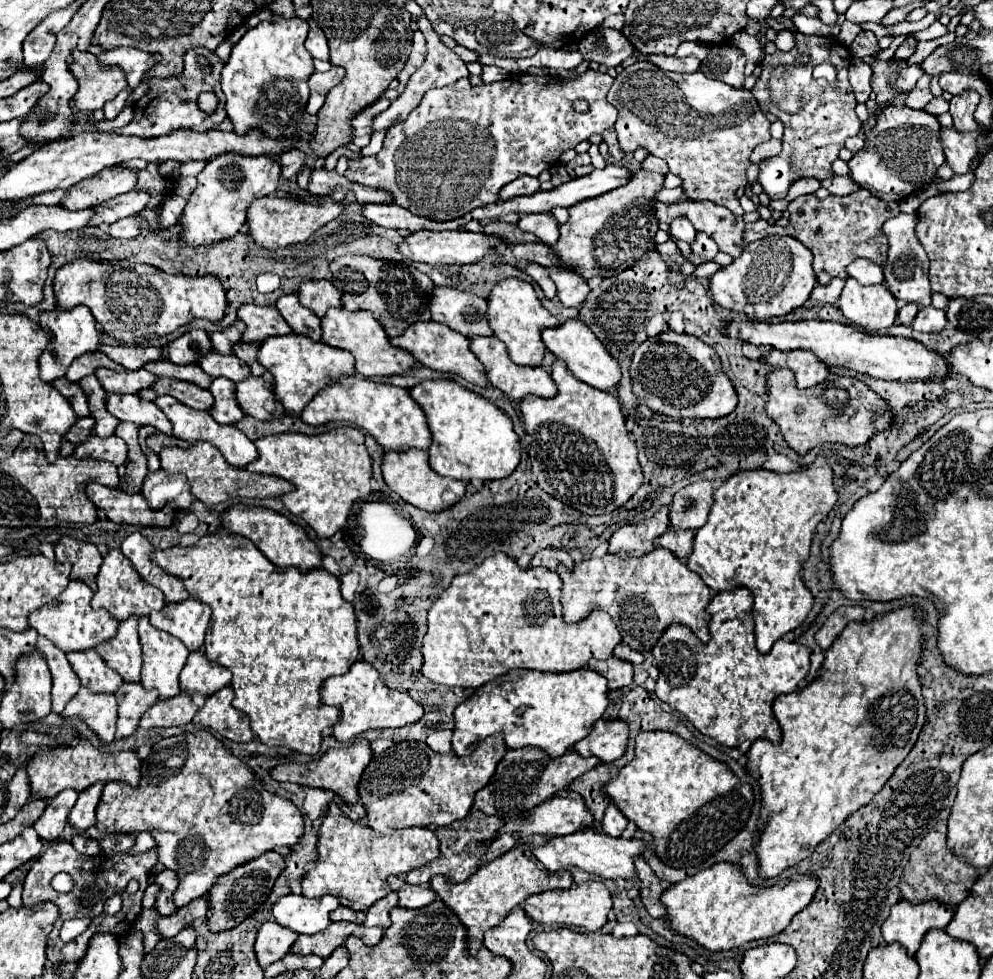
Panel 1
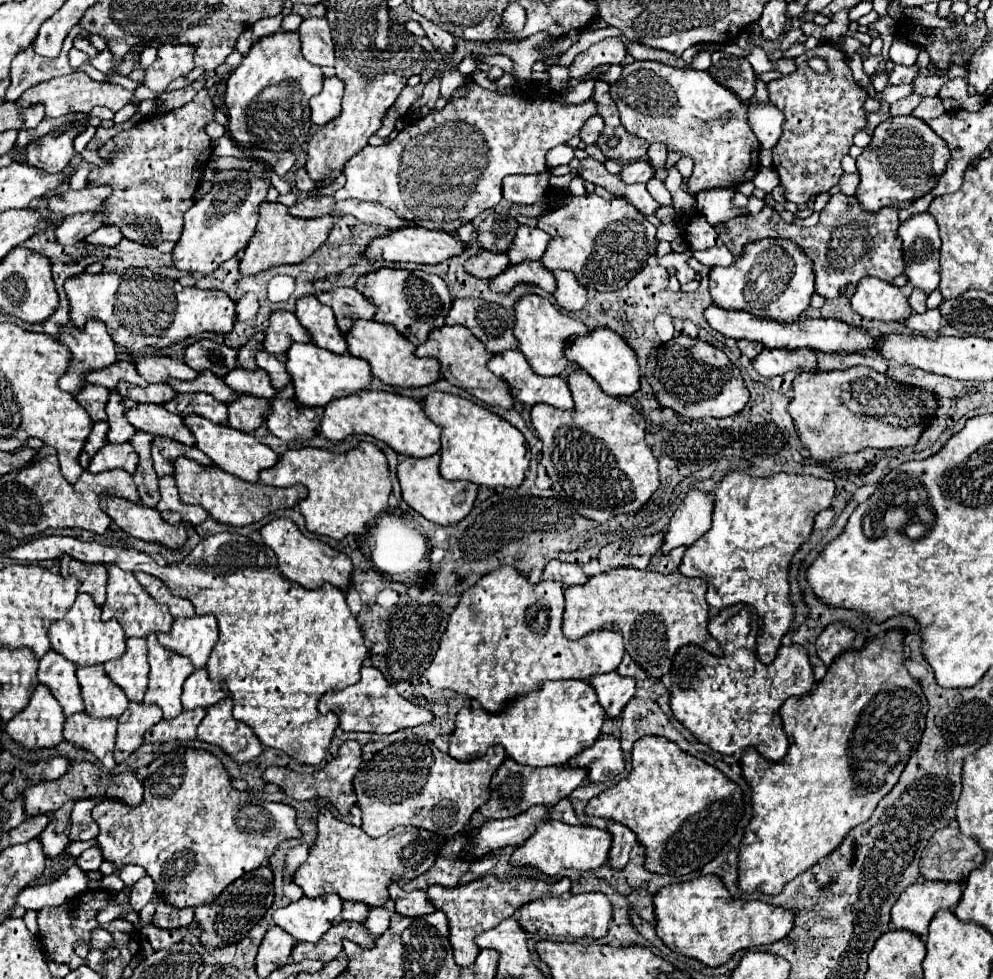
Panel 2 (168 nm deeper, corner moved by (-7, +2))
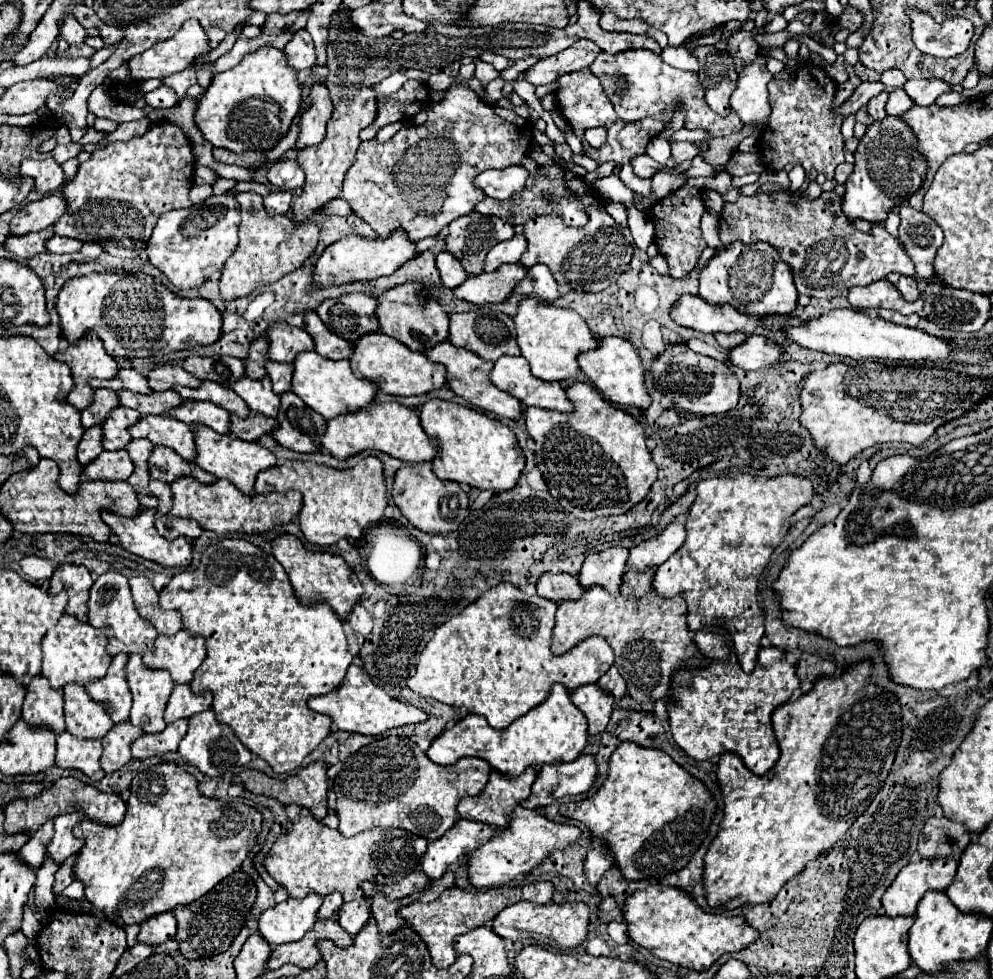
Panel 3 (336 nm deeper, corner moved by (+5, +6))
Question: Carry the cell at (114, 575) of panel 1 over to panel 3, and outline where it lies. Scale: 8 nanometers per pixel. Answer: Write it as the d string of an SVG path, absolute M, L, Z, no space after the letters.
M108 571L94 581L90 589L90 601L88 601L88 623L96 629L102 629L102 633L106 635L108 639L106 653L110 657L116 657L118 653L132 655L132 653L152 651L156 629L148 629L148 623L142 617L138 617L130 595L128 579L118 571Z

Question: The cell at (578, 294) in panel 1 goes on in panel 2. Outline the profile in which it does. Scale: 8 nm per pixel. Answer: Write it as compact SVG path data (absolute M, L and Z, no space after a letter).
M554 271L556 277L556 293L554 299L558 301L558 305L566 311L578 311L586 305L588 301L588 293L586 287L576 279L576 275L572 271Z

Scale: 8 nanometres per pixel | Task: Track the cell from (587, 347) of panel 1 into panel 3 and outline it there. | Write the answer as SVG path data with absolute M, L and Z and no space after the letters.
M606 337L600 339L598 349L586 351L578 357L580 369L586 373L586 377L596 385L596 389L602 391L602 395L618 405L624 407L636 407L636 409L648 409L652 399L648 395L648 389L644 385L644 367L642 361L636 353L636 349L632 347L632 343L628 339L622 337Z

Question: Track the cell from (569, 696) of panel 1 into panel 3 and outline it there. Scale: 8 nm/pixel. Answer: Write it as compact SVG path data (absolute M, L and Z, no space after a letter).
M554 685L548 701L526 713L512 727L496 731L484 719L468 715L460 719L452 729L436 737L426 751L428 759L438 765L452 765L462 757L480 757L490 763L490 767L502 775L518 777L528 767L542 767L546 763L568 763L574 761L586 747L588 731L586 717L572 705L568 691L562 685Z

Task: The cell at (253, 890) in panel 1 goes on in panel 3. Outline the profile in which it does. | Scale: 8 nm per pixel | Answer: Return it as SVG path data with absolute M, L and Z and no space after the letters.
M236 871L228 875L224 881L220 881L220 885L212 889L212 893L200 897L198 903L178 905L174 909L174 917L178 923L178 931L176 931L178 951L190 961L224 953L234 941L234 937L240 933L240 929L244 927L246 917L250 917L250 909L254 901L256 901L254 881L246 873Z

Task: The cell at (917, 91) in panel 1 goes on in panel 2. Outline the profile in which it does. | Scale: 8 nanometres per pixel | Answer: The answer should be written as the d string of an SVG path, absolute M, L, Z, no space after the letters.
M914 91L914 93L910 93L908 97L896 101L894 105L890 105L890 113L892 113L892 115L910 115L922 99L924 99L924 97Z

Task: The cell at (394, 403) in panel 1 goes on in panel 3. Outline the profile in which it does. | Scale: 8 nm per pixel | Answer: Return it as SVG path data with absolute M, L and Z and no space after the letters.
M398 403L368 405L368 409L364 409L364 413L350 413L350 415L328 421L328 429L326 429L322 447L340 461L346 461L348 457L354 457L366 449L382 451L390 457L396 457L396 459L408 461L408 463L432 461L436 457L436 447L430 445L430 437L424 433L424 429L418 421L418 413L414 409L408 409Z

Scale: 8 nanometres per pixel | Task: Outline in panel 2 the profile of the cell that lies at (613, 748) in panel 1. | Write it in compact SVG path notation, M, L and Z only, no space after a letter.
M602 735L596 739L592 747L572 757L568 765L586 767L590 781L596 781L596 783L608 781L624 769L624 755L620 747L620 739L614 735Z

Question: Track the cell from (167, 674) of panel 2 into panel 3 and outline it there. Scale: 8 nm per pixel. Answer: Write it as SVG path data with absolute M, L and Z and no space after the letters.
M132 655L128 659L128 663L126 663L126 681L128 681L128 687L130 687L132 697L134 697L134 703L132 703L132 709L130 709L130 723L144 729L144 733L160 733L160 729L166 727L162 715L164 715L168 697L170 697L170 693L174 689L172 679L164 671L152 673L152 669L144 669L142 657Z

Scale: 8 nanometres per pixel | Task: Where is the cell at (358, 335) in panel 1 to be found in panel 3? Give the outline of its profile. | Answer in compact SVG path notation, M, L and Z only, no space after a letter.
M368 333L360 337L354 345L354 355L350 359L352 371L356 377L366 377L368 381L376 383L380 391L390 395L424 395L446 385L446 369L444 365L432 363L424 353L412 353L404 343L396 341L394 337L386 337L384 333Z

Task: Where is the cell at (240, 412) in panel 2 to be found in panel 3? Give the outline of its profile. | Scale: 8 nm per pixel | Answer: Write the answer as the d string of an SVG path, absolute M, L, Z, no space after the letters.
M252 413L252 417L248 419L232 417L230 433L242 441L258 441L262 435L272 433L276 425L278 425L276 419L268 419L268 417L260 417L260 413Z

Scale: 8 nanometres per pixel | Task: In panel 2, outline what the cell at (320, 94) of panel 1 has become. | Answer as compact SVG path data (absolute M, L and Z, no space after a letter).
M338 77L324 79L324 89L310 99L312 121L316 125L326 125L340 115L340 101L344 95L344 83Z

